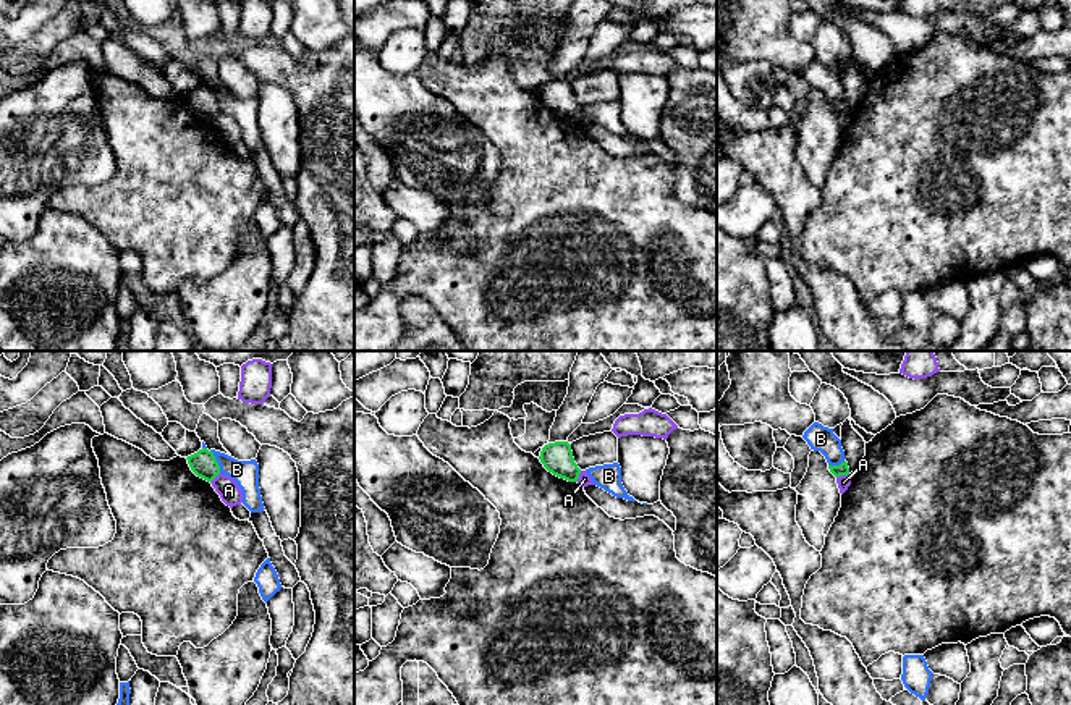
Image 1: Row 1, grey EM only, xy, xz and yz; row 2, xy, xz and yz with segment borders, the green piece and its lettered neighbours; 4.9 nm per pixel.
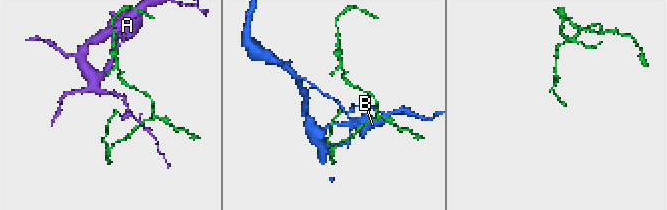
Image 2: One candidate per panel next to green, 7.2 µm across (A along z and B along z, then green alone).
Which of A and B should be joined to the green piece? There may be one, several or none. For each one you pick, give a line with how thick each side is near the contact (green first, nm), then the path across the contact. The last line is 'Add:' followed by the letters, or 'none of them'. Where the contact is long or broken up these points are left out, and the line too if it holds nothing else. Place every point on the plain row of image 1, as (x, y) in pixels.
Add: none of them

